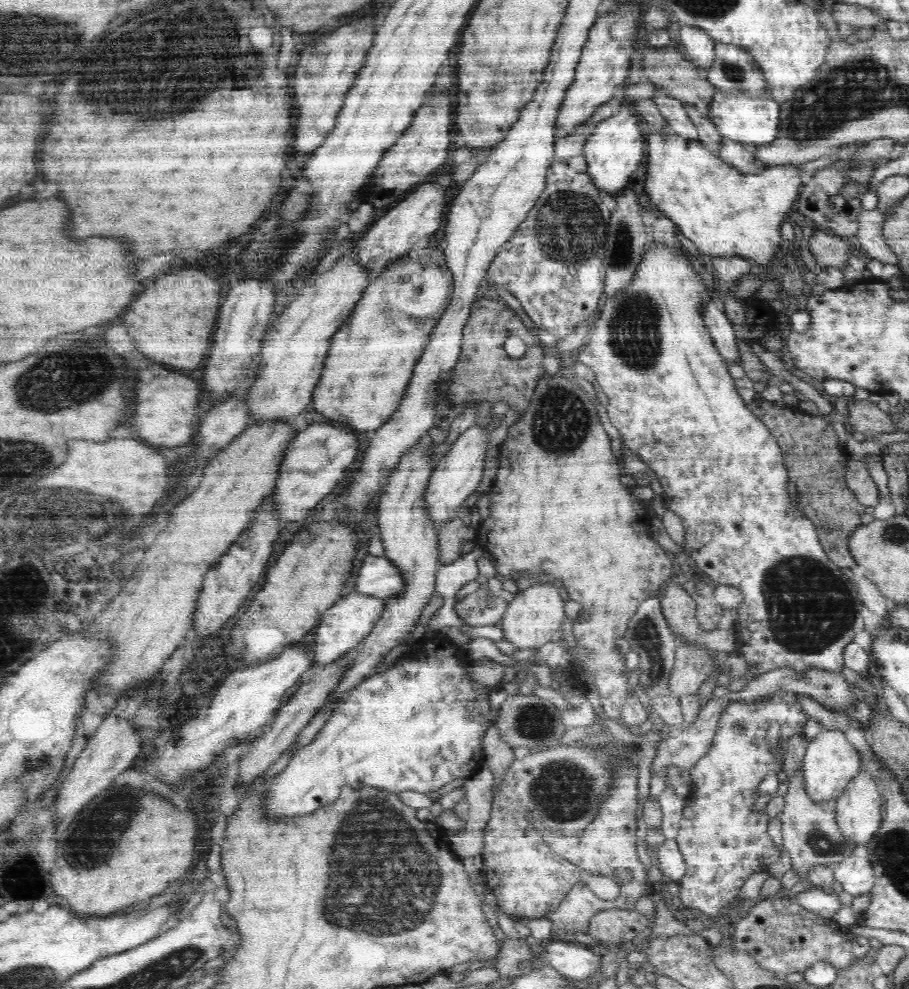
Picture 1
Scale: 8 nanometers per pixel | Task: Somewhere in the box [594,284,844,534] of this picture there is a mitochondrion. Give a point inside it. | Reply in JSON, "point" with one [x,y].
{"point":[633,327]}

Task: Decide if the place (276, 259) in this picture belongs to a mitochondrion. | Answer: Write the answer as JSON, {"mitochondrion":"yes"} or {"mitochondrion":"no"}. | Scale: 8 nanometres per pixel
{"mitochondrion":"yes"}

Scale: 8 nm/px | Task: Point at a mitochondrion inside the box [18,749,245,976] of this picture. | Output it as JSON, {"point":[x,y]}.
{"point":[93,837]}

